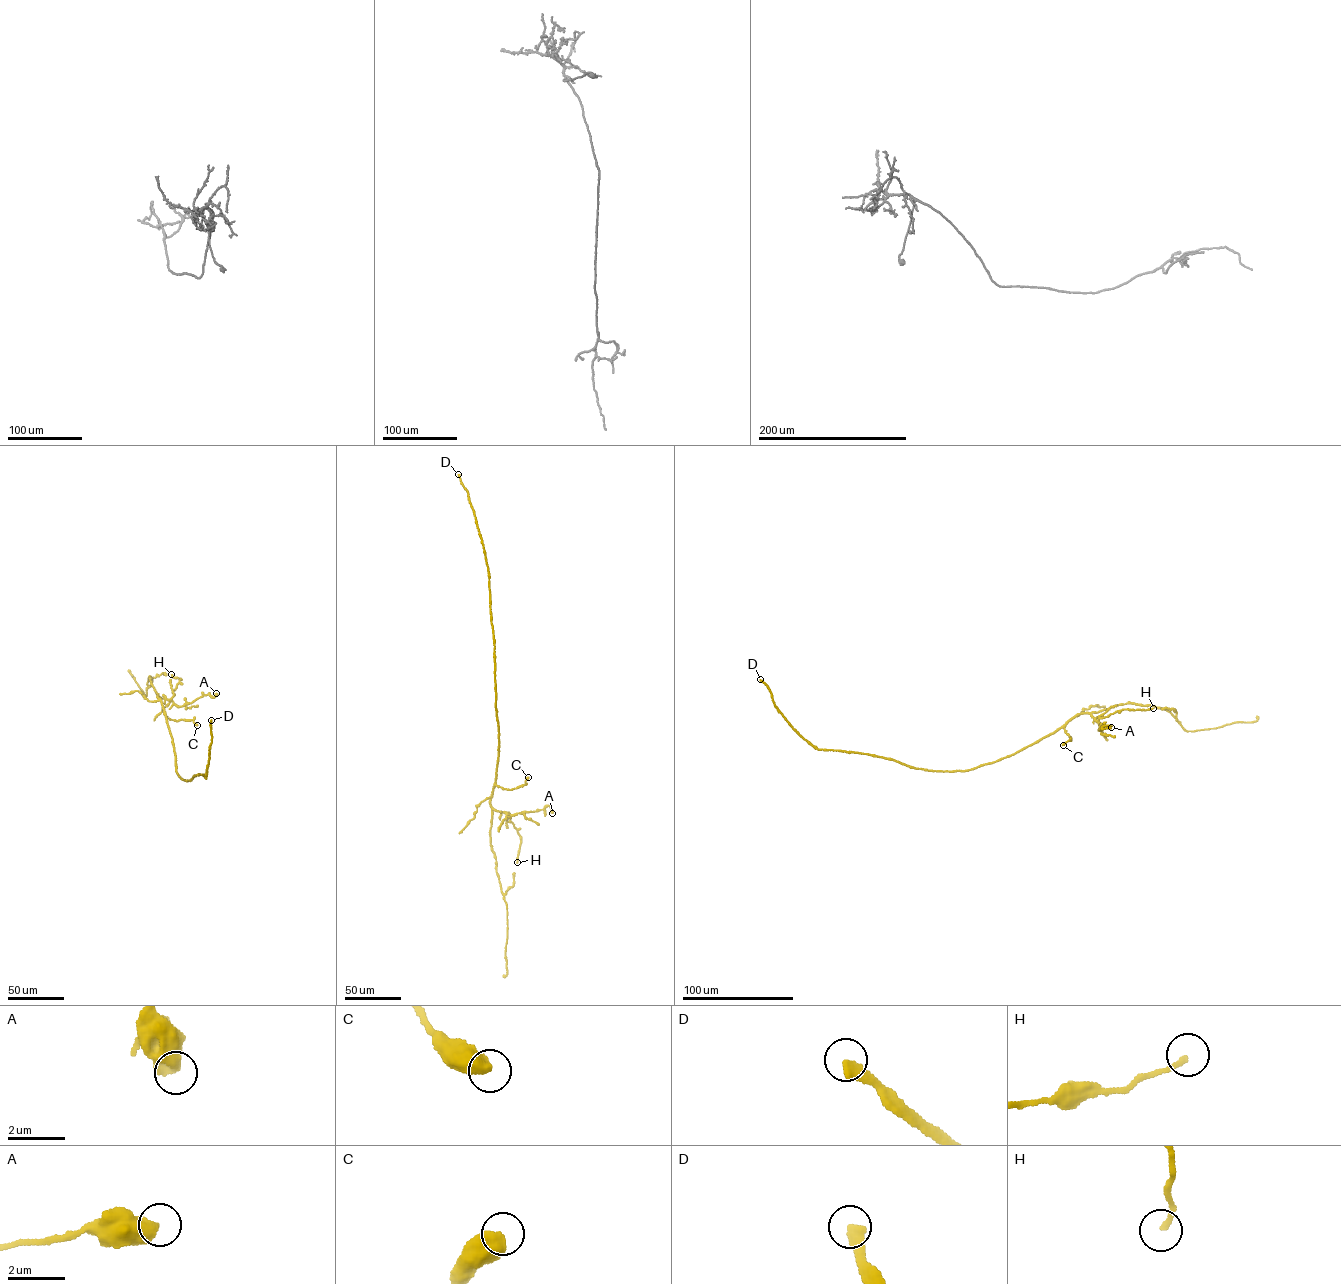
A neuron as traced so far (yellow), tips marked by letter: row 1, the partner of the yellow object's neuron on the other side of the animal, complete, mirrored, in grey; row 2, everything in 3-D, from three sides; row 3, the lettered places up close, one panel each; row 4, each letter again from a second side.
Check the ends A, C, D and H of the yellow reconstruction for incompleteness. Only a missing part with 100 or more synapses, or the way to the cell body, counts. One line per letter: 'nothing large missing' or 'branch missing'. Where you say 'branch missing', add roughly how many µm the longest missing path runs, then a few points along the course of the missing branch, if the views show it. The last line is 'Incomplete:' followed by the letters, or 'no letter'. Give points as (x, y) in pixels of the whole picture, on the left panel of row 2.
A: nothing large missing
C: nothing large missing
D: branch missing; missing 250 µm; course (211, 720), (215, 700), (206, 690), (216, 767), (213, 778), (195, 768), (161, 733)
H: nothing large missing
Incomplete: D

